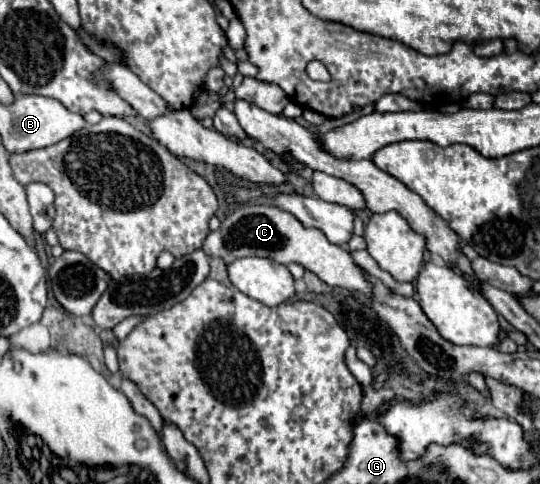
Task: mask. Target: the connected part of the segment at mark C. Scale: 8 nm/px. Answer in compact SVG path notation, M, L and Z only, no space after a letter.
M242 205L234 209L216 231L210 231L204 239L202 251L210 257L270 257L282 265L298 263L306 271L316 273L324 283L330 287L338 287L348 293L362 293L372 295L372 283L366 277L364 269L354 261L354 257L342 249L340 245L328 243L326 235L322 231L316 231L312 227L304 227L294 215L288 215L288 211L280 211L272 205Z

